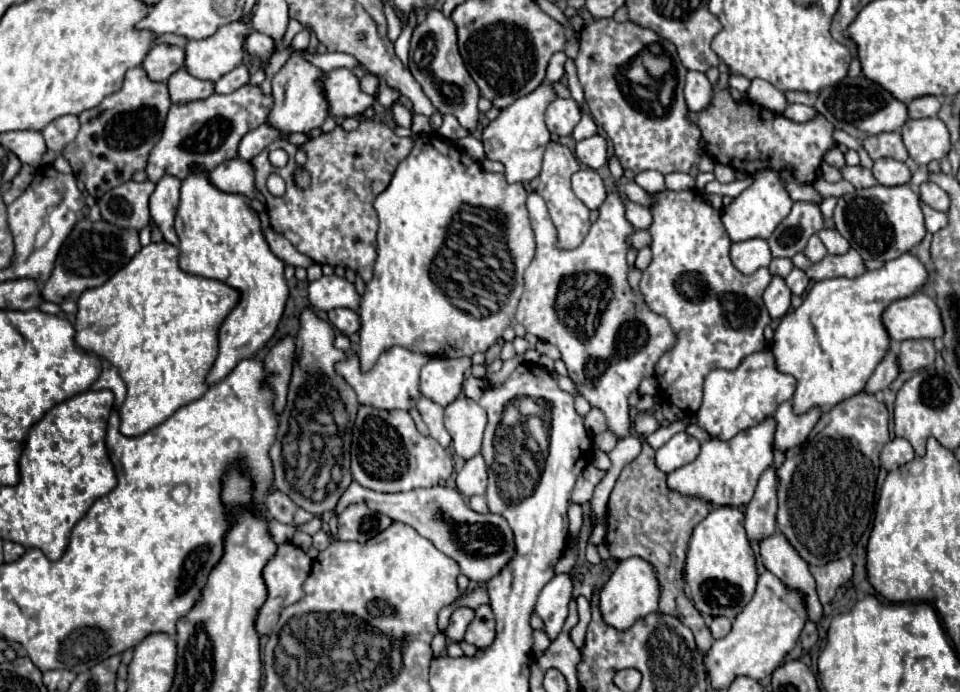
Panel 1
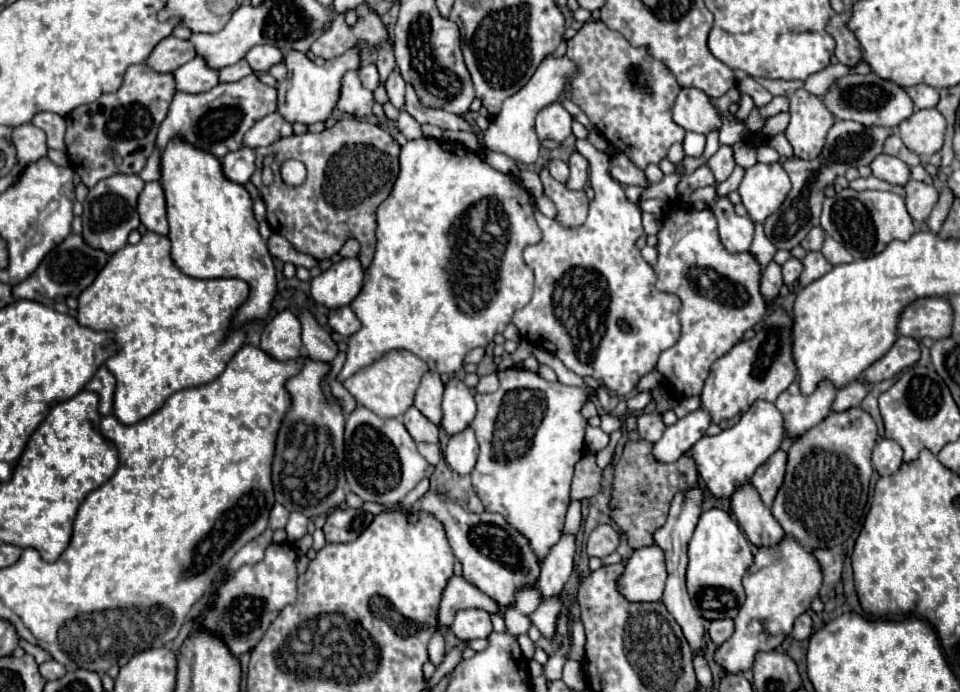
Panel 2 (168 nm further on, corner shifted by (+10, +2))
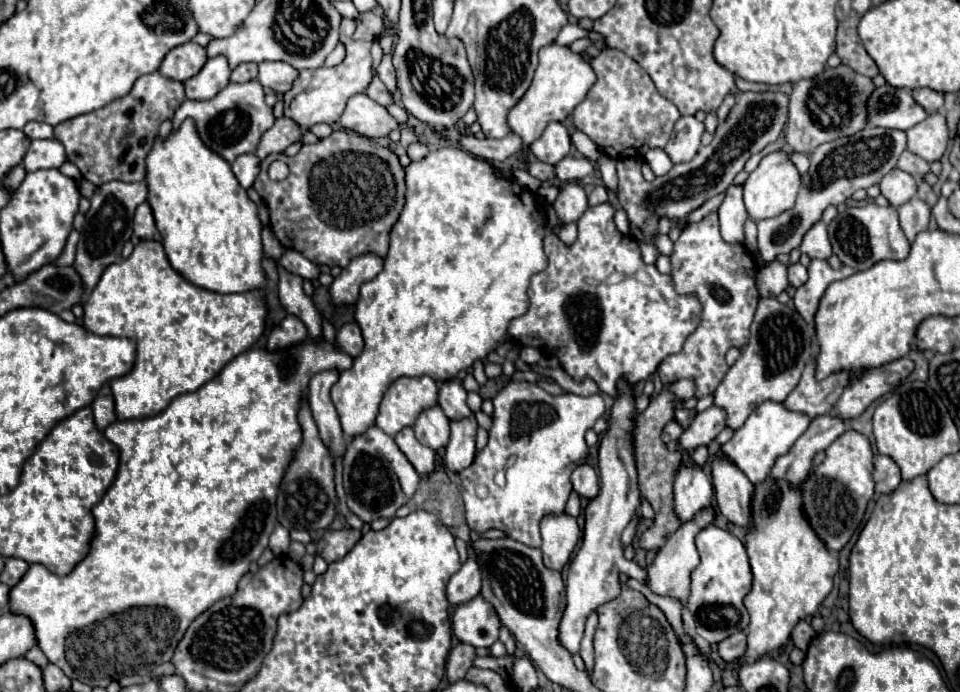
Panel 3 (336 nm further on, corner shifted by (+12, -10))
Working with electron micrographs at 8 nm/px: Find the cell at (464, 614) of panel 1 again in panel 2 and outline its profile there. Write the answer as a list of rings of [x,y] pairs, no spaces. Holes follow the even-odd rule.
[[[452,576],[444,588],[442,604],[440,604],[440,624],[450,626],[454,614],[464,608],[482,608],[490,614],[500,614],[500,606],[490,600],[480,588],[470,584],[464,576]]]

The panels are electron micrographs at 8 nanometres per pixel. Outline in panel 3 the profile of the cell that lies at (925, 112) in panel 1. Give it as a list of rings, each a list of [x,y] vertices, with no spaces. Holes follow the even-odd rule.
[[[916,88],[916,90],[912,90],[912,98],[914,98],[928,114],[936,112],[936,110],[944,104],[942,94],[938,94],[938,92],[930,90],[930,88]]]

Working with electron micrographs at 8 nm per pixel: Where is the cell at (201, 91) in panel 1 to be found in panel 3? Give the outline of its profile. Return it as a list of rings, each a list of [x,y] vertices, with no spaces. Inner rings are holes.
[[[216,56],[212,60],[208,60],[196,76],[192,76],[184,82],[186,98],[188,100],[210,100],[210,98],[214,98],[222,88],[228,86],[230,72],[232,70],[228,68],[228,62],[224,60],[224,56]]]

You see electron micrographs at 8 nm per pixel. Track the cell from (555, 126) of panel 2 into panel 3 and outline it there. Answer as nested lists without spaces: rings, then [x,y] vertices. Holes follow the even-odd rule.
[[[550,122],[542,136],[530,146],[530,152],[546,164],[556,164],[570,154],[570,134],[560,122]]]

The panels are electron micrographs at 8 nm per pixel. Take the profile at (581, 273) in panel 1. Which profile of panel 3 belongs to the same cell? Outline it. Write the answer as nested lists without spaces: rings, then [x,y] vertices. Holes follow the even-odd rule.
[[[608,202],[598,204],[598,206],[592,206],[592,208],[588,208],[588,210],[582,214],[582,218],[578,220],[578,240],[576,240],[572,246],[566,246],[556,234],[548,234],[548,236],[544,238],[544,252],[546,252],[546,256],[548,256],[548,268],[546,268],[544,272],[538,272],[536,276],[532,276],[530,288],[528,288],[530,308],[528,308],[528,312],[526,312],[524,316],[512,320],[512,324],[508,326],[508,336],[510,336],[510,340],[512,340],[514,344],[518,344],[518,346],[520,346],[520,344],[522,344],[522,346],[536,346],[536,348],[540,348],[542,352],[554,354],[554,356],[558,358],[560,366],[566,370],[566,374],[572,376],[572,380],[582,382],[584,378],[590,378],[590,380],[594,380],[594,382],[598,384],[600,392],[608,394],[610,398],[616,398],[616,396],[618,396],[618,380],[624,378],[630,386],[634,386],[634,384],[638,384],[640,380],[650,378],[666,356],[680,352],[684,340],[688,338],[688,334],[694,332],[696,324],[700,322],[700,302],[696,300],[696,296],[678,296],[678,294],[674,292],[674,288],[672,288],[672,278],[670,278],[668,274],[660,274],[660,272],[656,270],[656,266],[644,264],[638,242],[636,242],[634,238],[622,234],[622,232],[616,228],[616,224],[614,224],[614,208],[612,208]]]

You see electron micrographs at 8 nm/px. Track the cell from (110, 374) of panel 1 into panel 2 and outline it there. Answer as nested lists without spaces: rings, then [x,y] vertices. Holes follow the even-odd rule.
[[[100,366],[94,378],[86,384],[86,390],[96,392],[100,396],[100,414],[108,416],[112,414],[112,398],[114,398],[114,388],[116,388],[116,378],[110,374],[106,366]]]

